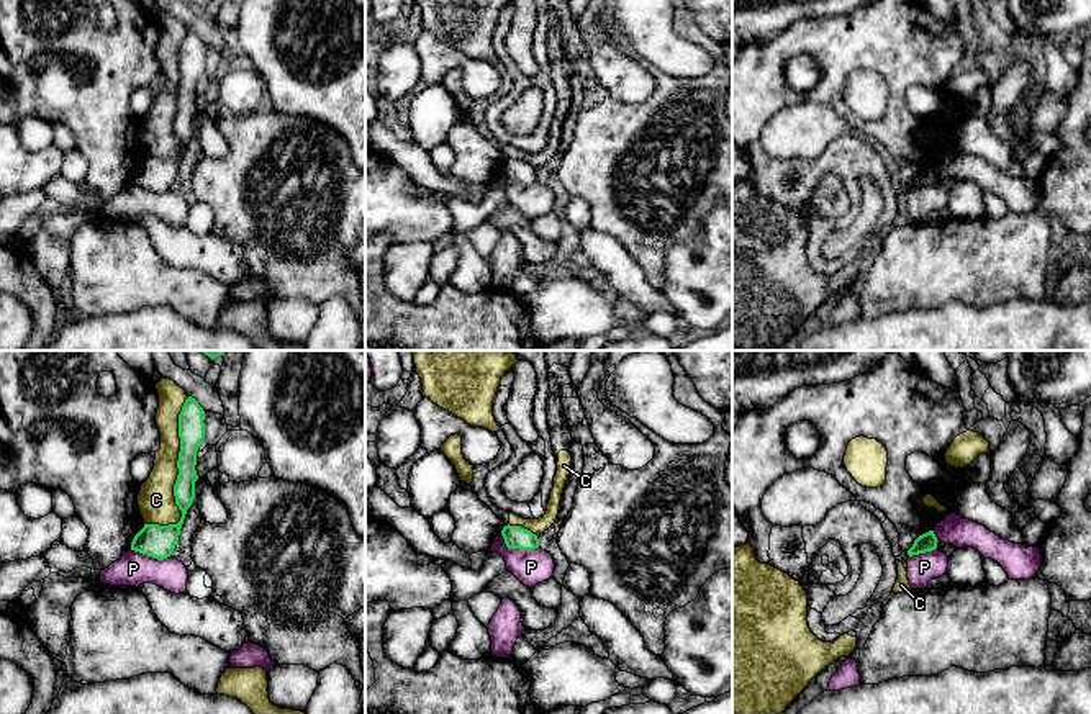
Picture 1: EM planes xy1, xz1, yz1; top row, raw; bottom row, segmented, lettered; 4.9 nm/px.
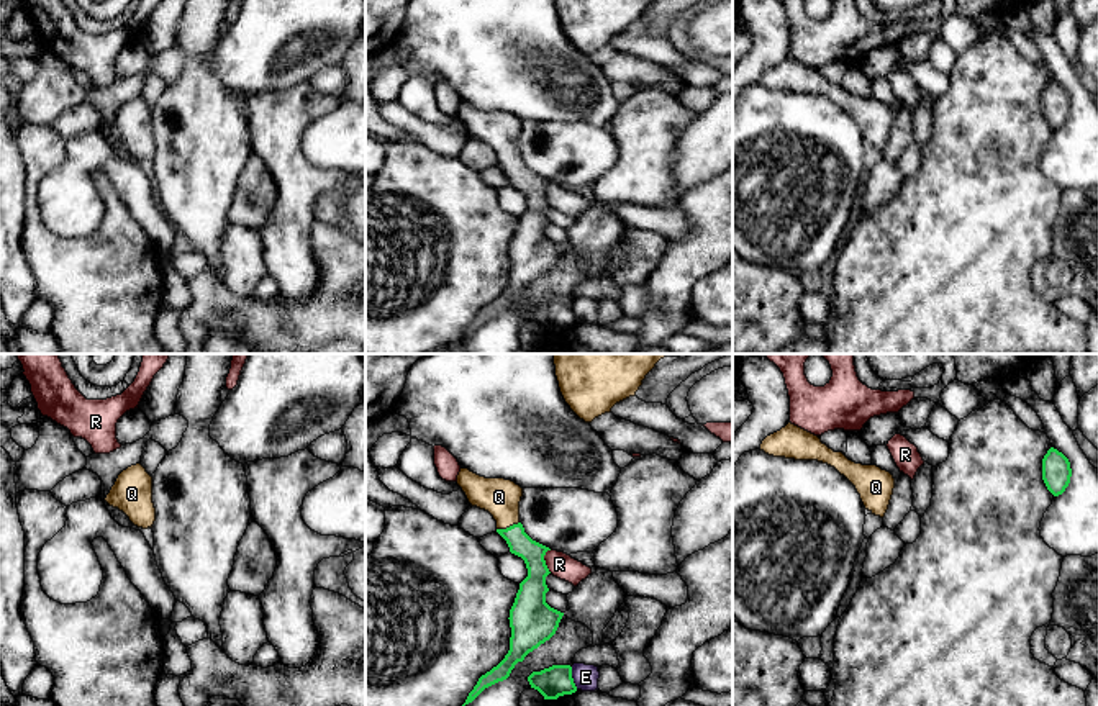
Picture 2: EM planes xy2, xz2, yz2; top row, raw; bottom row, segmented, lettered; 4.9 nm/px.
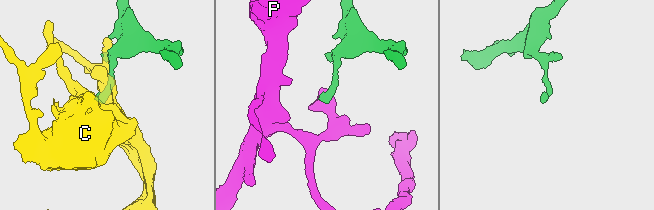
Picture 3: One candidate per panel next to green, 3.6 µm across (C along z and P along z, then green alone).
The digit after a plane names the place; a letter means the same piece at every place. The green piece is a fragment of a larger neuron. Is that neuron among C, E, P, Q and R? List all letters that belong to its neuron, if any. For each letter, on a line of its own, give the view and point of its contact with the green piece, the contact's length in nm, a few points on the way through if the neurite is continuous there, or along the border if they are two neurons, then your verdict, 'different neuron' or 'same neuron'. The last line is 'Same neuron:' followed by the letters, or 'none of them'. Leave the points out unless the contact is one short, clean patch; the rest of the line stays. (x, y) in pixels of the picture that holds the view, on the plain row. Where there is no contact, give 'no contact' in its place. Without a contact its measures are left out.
C: meets green in xy1 at (177, 108); contact 650 nm long; different neuron
E: meets green in xz2 at (572, 312); contact 120 nm long; border along xz2 (571, 300), (571, 310), (577, 321); different neuron
P: meets green in xz1 at (516, 180); contact 200 nm long; border along xz1 (500, 167), (508, 180), (538, 180); different neuron
Q: meets green in xz2 at (507, 161); contact 120 nm long; runs through xz2 (520, 177), (507, 161), (505, 140), (499, 130); same neuron
R: meets green in xz2 at (544, 194); contact 120 nm long; border along xz2 (548, 182), (544, 197), (551, 205); different neuron
Same neuron: Q

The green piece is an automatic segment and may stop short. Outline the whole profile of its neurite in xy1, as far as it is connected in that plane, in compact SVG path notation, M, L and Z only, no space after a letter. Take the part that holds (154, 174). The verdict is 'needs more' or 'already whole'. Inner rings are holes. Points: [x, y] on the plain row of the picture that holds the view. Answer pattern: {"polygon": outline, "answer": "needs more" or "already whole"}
{"polygon": "M188 29L179 47L180 85L177 93L179 108L174 118L175 138L182 144L180 154L169 159L144 157L144 160L134 169L131 183L157 193L172 188L179 175L187 142L195 133L195 115L198 113L195 103L197 84L205 72L203 49L203 41L195 31Z", "answer": "already whole"}

